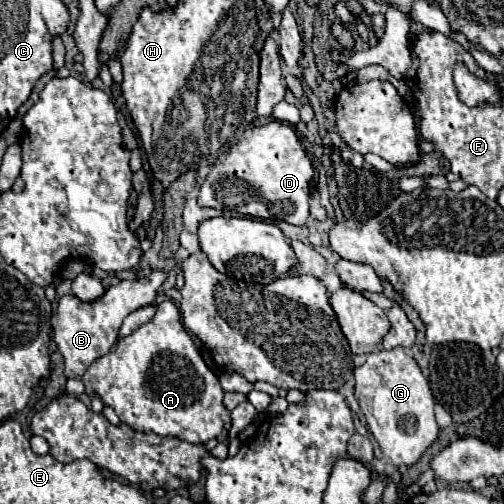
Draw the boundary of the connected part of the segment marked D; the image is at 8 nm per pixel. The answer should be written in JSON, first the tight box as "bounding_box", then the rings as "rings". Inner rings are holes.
{"bounding_box":[197,122,315,224],"rings":[[[269,122],[257,126],[251,136],[237,144],[223,162],[217,162],[197,192],[197,204],[229,210],[261,220],[285,220],[289,224],[305,224],[309,218],[309,194],[311,178],[315,170],[305,154],[299,136],[293,126],[283,122]],[[239,186],[255,186],[249,192],[239,192]],[[257,190],[257,194],[255,194]]]}

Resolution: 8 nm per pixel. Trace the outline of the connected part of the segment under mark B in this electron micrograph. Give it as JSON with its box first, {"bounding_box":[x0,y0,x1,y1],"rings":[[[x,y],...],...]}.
{"bounding_box":[51,270,167,378],"rings":[[[153,270],[149,276],[139,280],[121,280],[117,286],[107,288],[105,294],[93,302],[81,302],[73,294],[61,296],[57,302],[57,312],[51,316],[51,326],[53,340],[65,358],[65,376],[81,378],[97,358],[107,354],[117,342],[117,334],[125,316],[141,306],[153,304],[157,290],[165,282],[165,278],[167,276],[163,270]]]}

